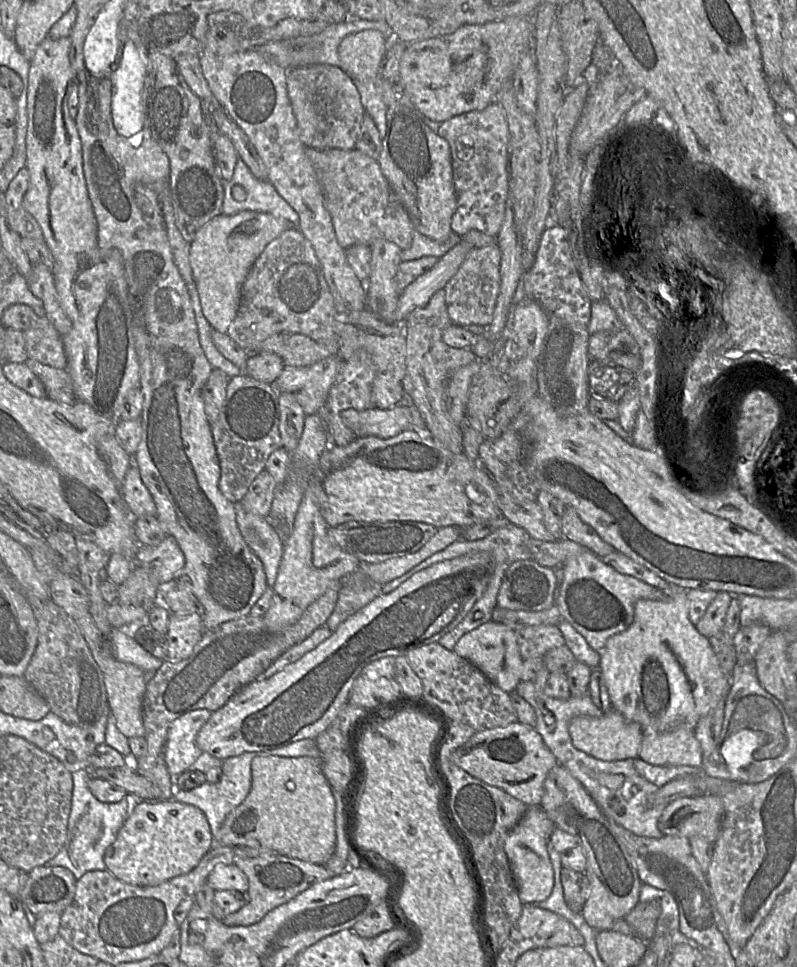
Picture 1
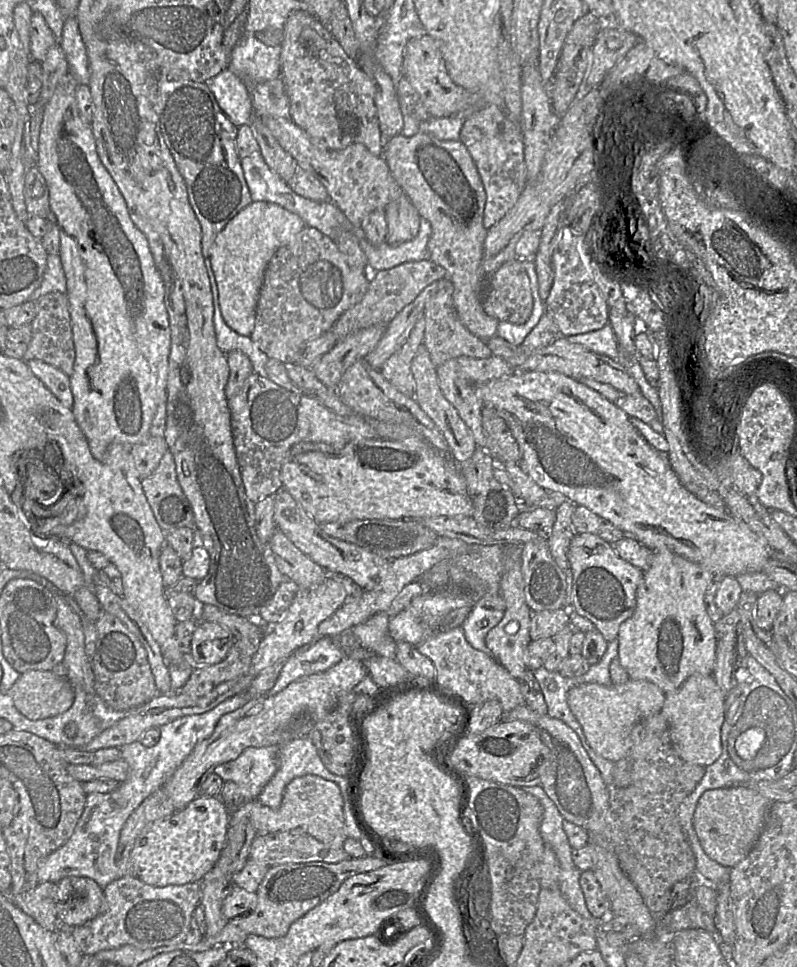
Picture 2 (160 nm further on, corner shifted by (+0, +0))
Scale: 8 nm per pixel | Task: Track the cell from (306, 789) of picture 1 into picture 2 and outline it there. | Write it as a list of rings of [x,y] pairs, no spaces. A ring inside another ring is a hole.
[[[316,775],[294,778],[285,788],[281,804],[272,809],[257,800],[245,802],[230,813],[229,827],[241,822],[249,822],[257,835],[300,830],[330,848],[343,848],[346,835],[344,798],[339,786]]]

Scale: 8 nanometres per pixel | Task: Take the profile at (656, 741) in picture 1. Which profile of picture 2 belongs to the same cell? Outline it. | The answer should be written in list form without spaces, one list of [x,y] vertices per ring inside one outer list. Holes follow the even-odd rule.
[[[694,674],[675,691],[666,694],[661,712],[669,723],[672,744],[684,761],[706,767],[720,757],[721,728],[725,721],[725,699],[726,696],[712,674]]]

